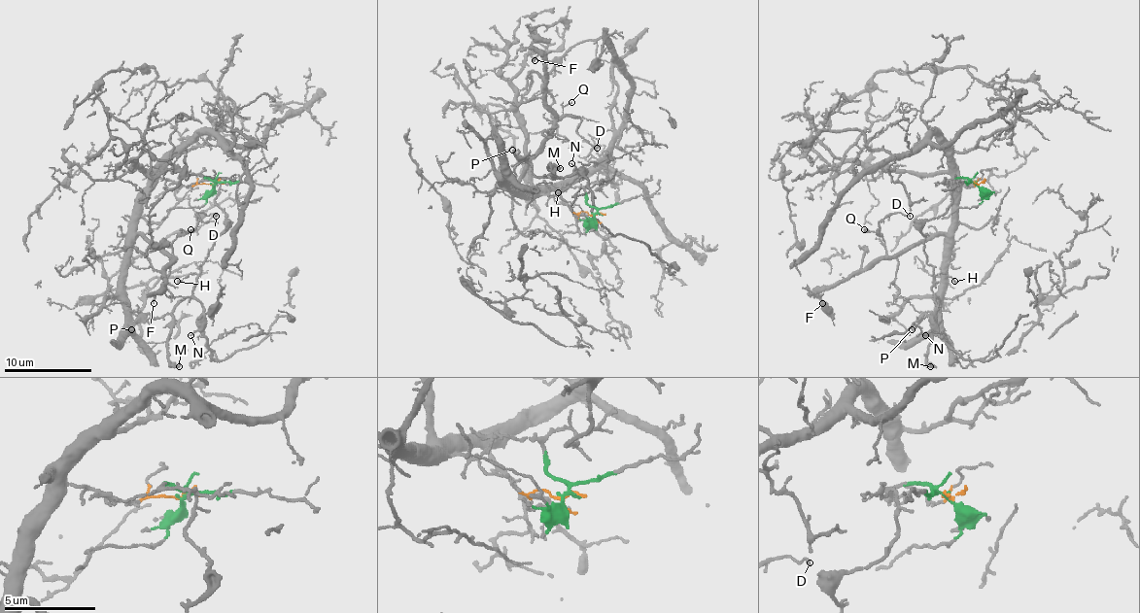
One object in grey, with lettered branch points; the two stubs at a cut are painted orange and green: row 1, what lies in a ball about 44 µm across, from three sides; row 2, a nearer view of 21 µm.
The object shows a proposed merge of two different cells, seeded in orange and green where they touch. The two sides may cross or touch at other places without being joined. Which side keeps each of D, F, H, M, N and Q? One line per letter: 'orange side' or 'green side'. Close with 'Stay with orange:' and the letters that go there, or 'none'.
D: orange side
F: orange side
H: green side
M: green side
N: green side
Q: orange side
Stay with orange: D, F, Q

